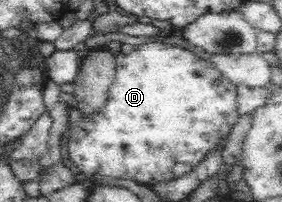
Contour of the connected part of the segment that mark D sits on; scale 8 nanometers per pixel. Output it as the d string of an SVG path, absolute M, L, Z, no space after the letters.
M150 41L135 46L129 54L114 53L116 77L109 87L104 107L94 113L84 113L70 107L70 135L66 155L70 163L87 176L99 174L109 178L130 179L138 183L168 181L180 177L212 151L222 133L232 130L238 121L236 112L236 84L220 73L209 61L199 58L184 47Z

